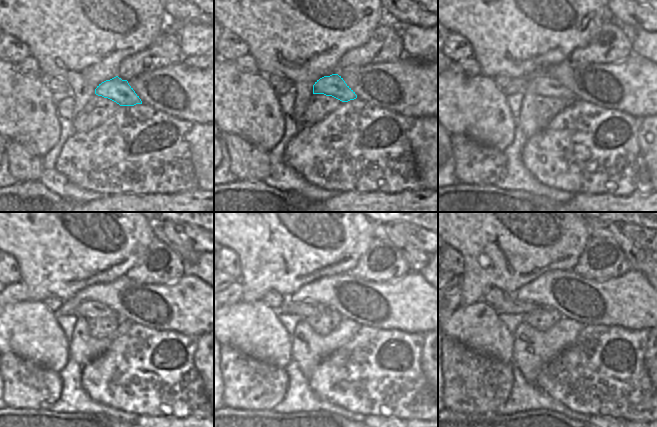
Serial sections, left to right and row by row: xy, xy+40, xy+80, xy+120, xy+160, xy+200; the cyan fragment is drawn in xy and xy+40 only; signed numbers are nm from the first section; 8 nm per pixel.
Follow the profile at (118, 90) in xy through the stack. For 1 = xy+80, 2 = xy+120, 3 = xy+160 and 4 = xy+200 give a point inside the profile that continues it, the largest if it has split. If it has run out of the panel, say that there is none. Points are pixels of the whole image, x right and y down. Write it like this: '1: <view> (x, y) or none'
1: xy+80 (551, 87)
2: xy+120 (88, 309)
3: xy+160 (306, 308)
4: xy+200 (509, 306)

